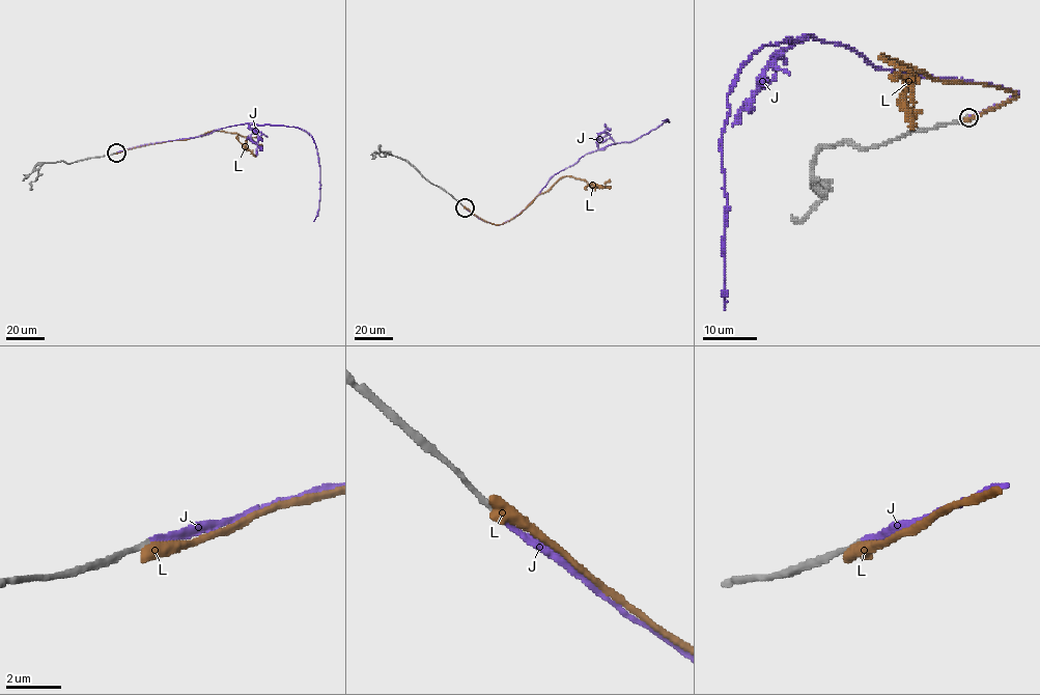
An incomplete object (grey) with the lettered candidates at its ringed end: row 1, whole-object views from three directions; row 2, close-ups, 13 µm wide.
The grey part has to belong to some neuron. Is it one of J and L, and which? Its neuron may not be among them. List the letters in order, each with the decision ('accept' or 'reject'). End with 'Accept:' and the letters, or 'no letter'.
J: accept
L: reject
Accept: J

